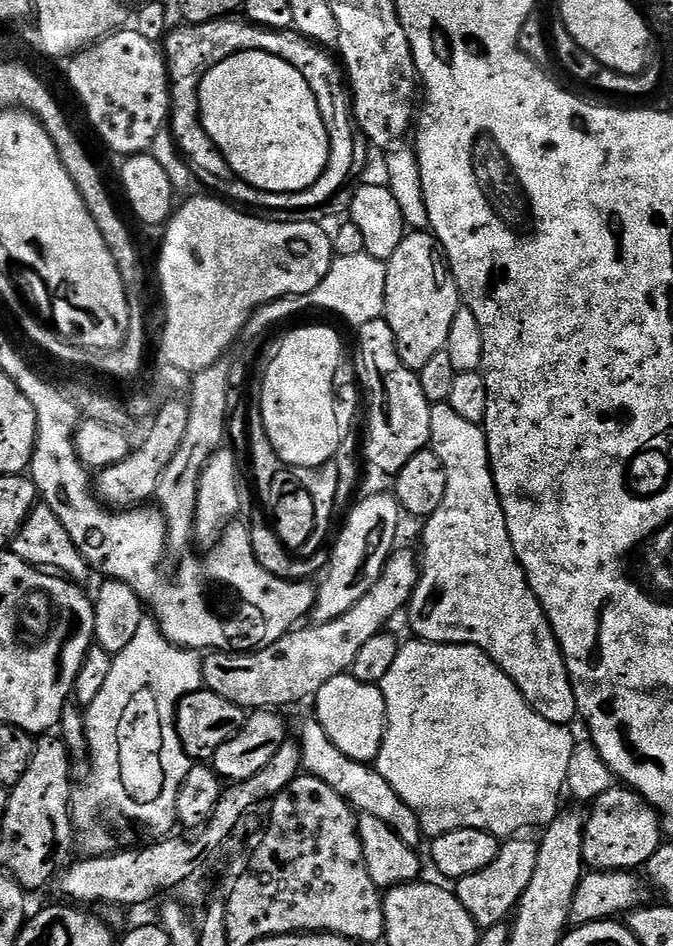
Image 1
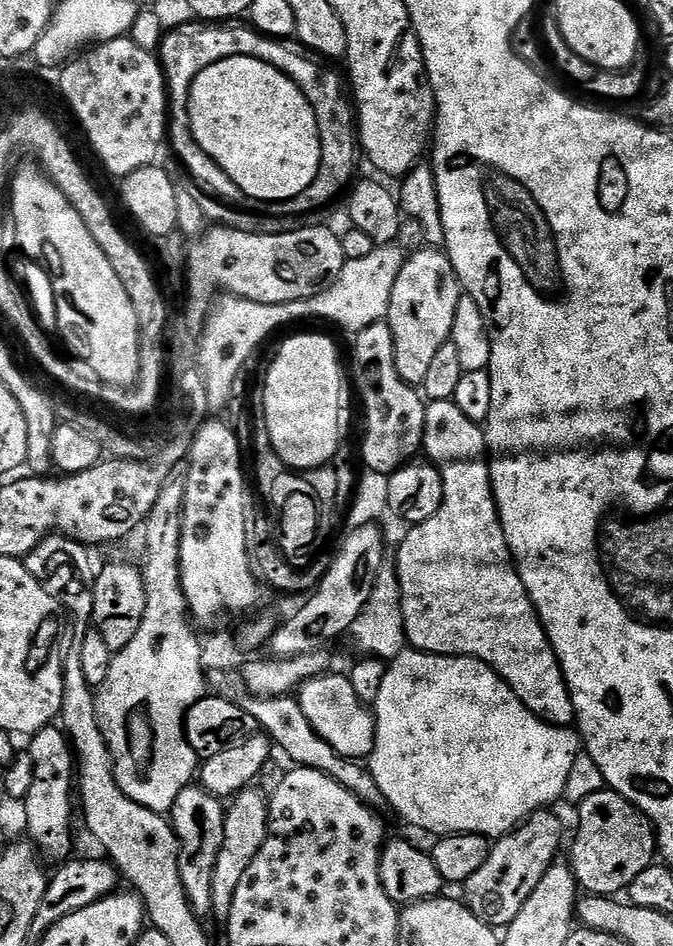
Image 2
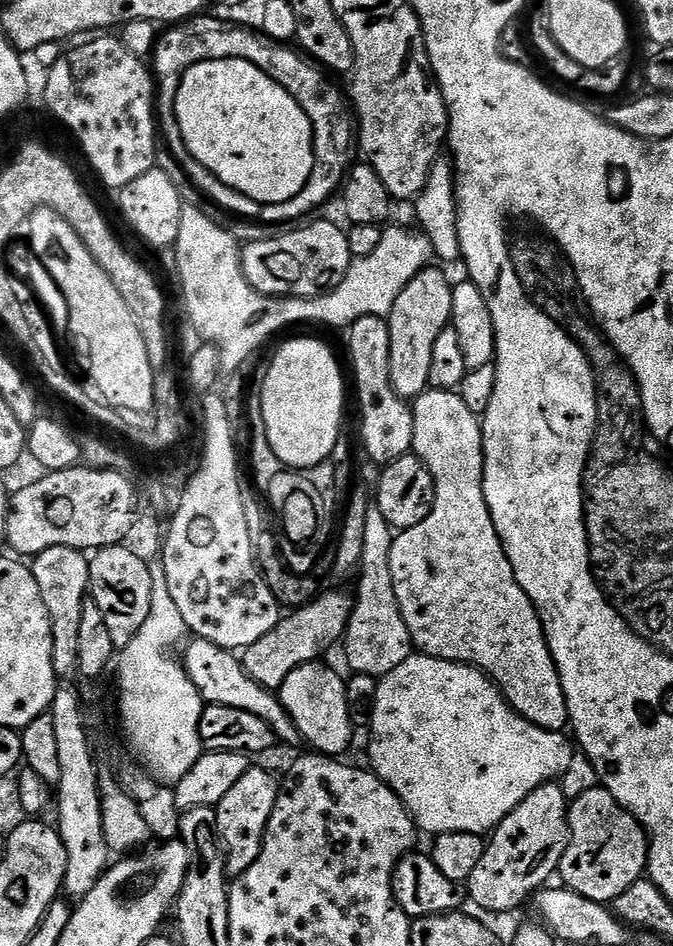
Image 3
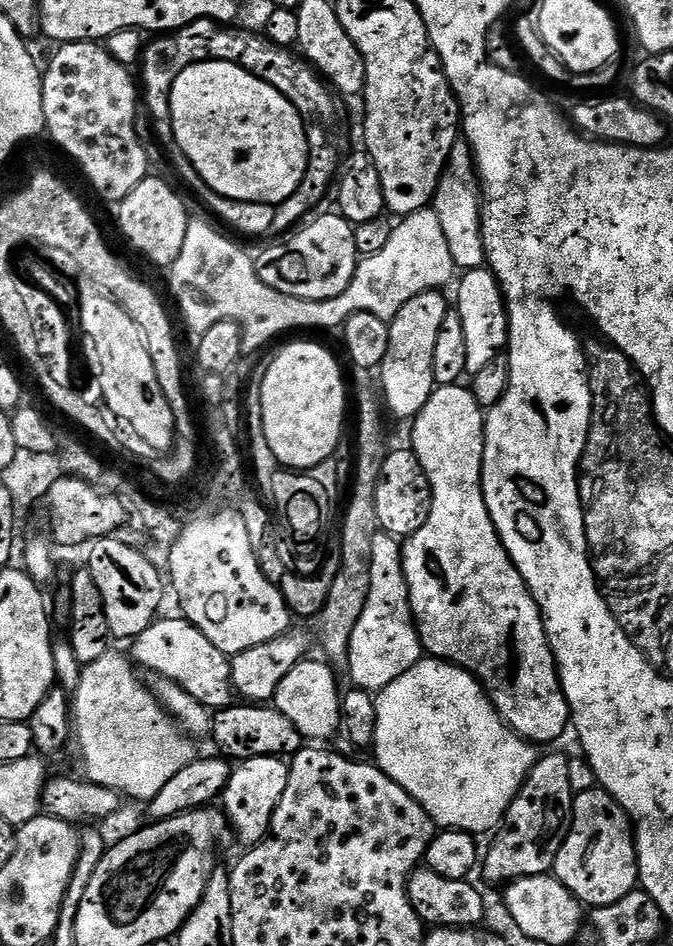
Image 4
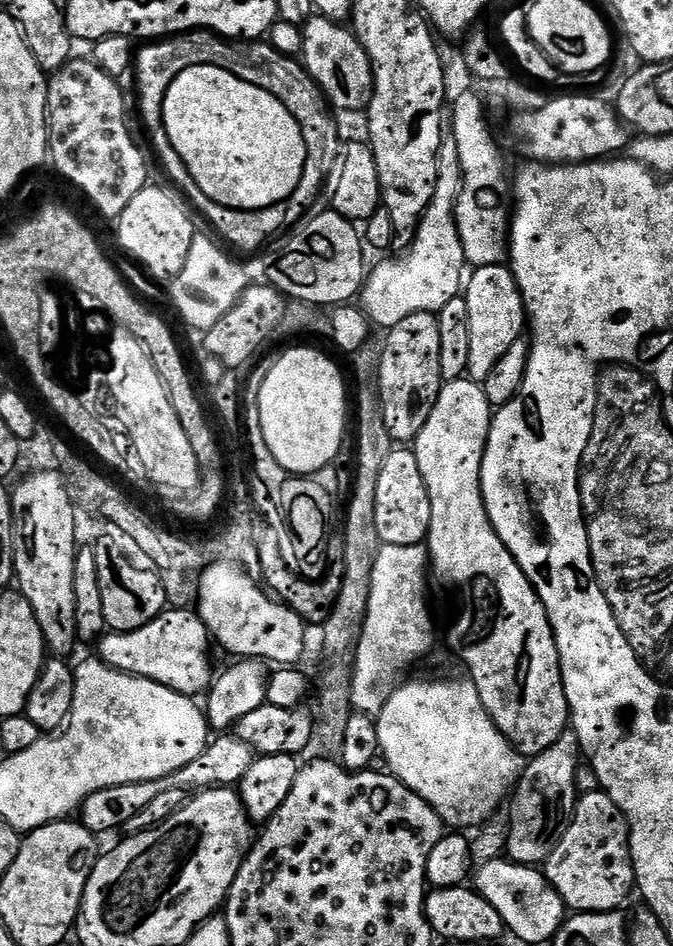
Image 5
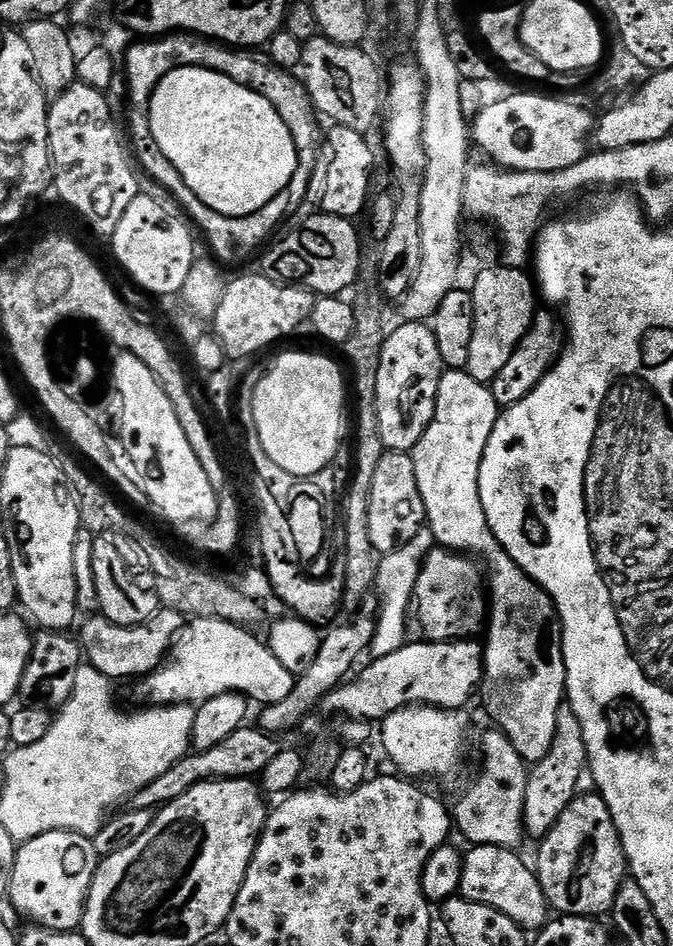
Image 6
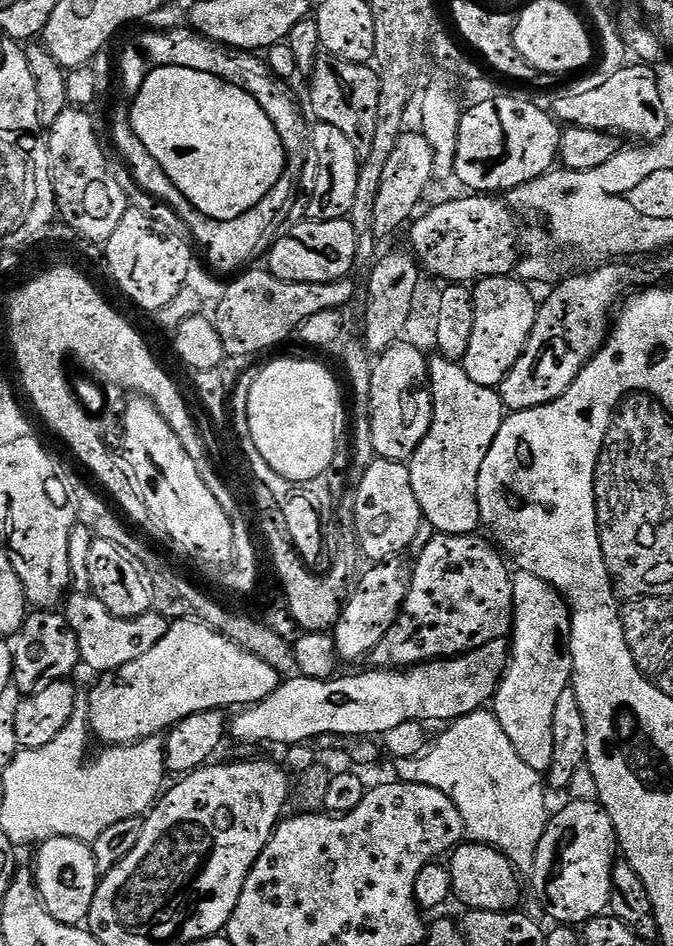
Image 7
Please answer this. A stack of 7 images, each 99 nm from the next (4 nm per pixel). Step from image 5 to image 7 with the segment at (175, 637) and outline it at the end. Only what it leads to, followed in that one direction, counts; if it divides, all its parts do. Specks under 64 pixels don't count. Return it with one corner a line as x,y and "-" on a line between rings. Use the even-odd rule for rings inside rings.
73,591
65,599
62,611
70,622
70,630
74,630
78,637
83,667
93,668
96,674
113,672
126,666
126,662
134,662
134,658
142,658
142,654
147,654
164,636
165,625
156,624
158,616
155,611
135,616
132,620
115,616
106,610
106,606
102,606
100,599
92,595
91,591

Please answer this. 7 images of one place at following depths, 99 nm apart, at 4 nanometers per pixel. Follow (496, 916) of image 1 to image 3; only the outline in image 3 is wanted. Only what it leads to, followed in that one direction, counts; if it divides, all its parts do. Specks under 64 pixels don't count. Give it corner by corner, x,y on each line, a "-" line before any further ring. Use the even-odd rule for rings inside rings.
553,782
538,786
502,822
492,829
487,837
482,862
478,862
474,874
466,882
466,896
472,900
484,912
512,912
520,908
524,903
531,901
536,893
541,891
549,883
551,876
557,875
562,854
566,854
566,846
570,842
570,826
568,825
568,805
570,803
565,789
559,788
559,783

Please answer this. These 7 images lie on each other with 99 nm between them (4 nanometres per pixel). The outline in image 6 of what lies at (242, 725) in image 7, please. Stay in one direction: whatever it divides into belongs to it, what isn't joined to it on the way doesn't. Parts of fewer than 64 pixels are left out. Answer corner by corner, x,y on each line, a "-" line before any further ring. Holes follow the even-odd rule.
472,638
416,644
405,642
394,653
375,657
371,661
373,664
365,663
351,679
324,697
322,708
337,712
340,718
371,722
382,722
390,714
413,706
463,709
463,704
470,703
472,695
475,692
477,695
484,683
484,649
476,642

